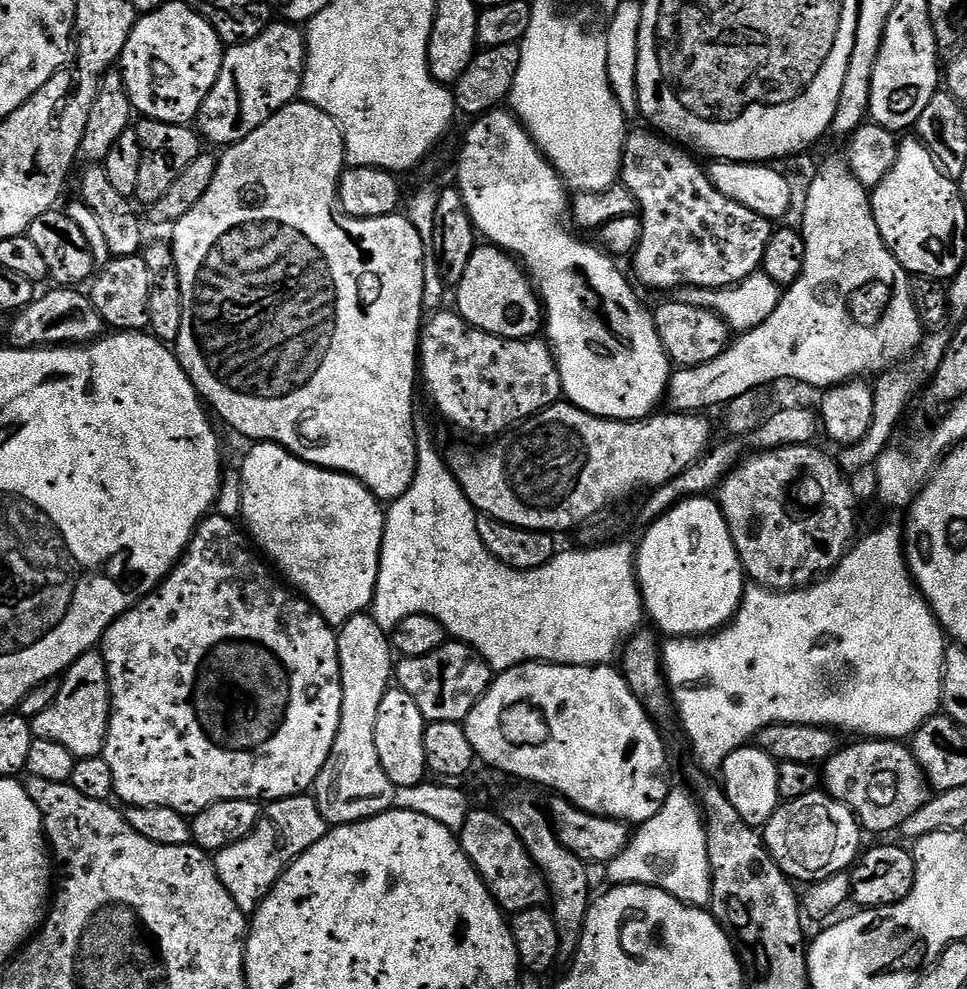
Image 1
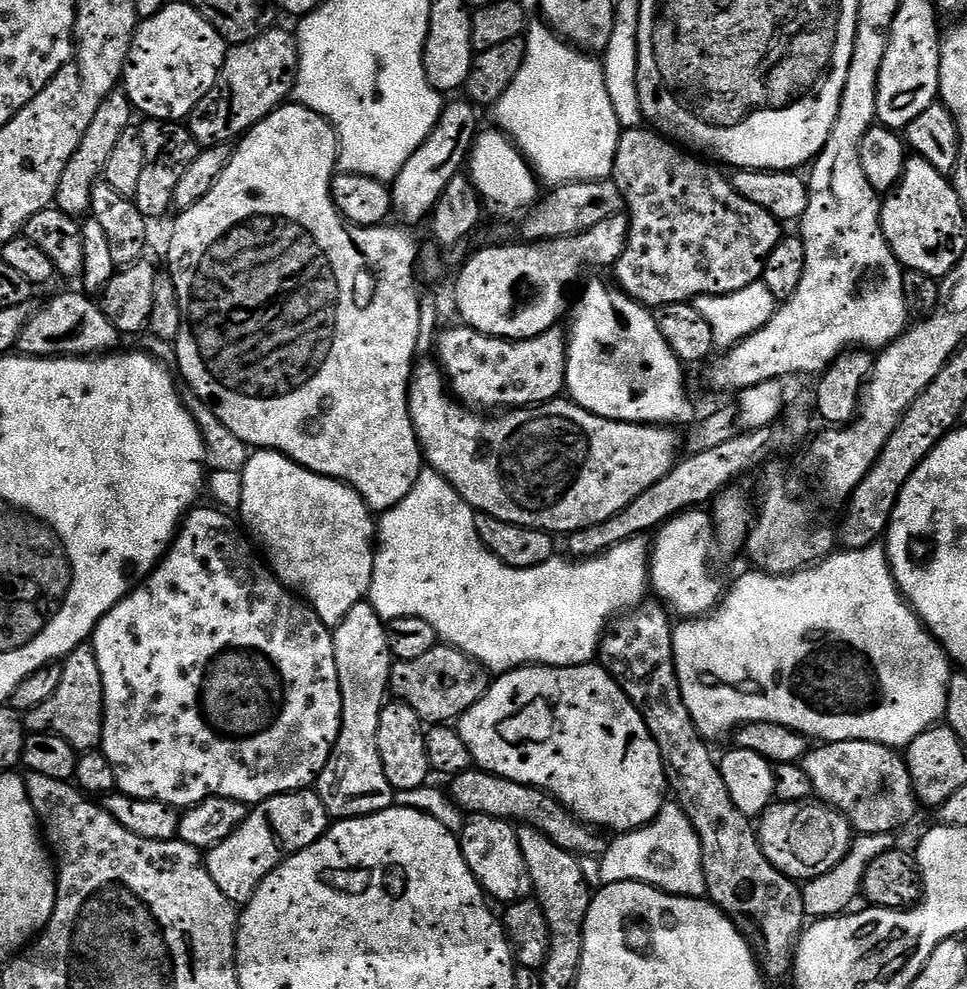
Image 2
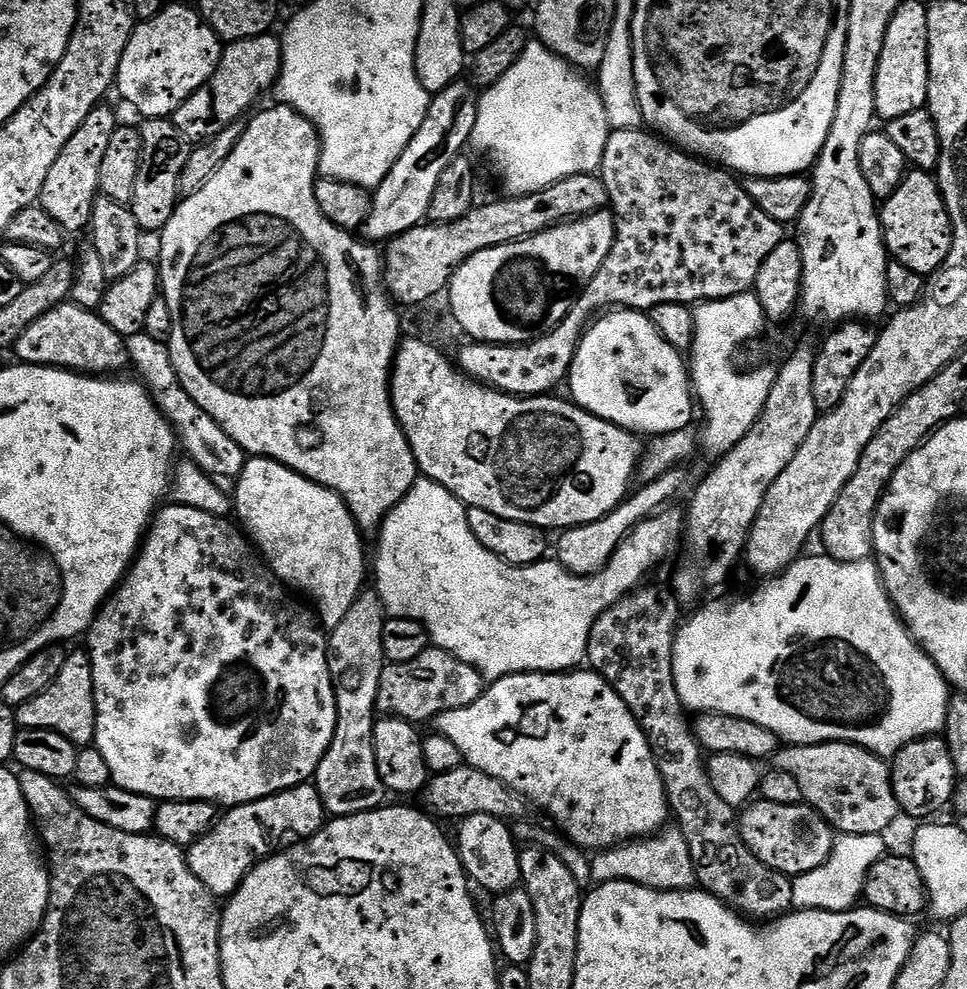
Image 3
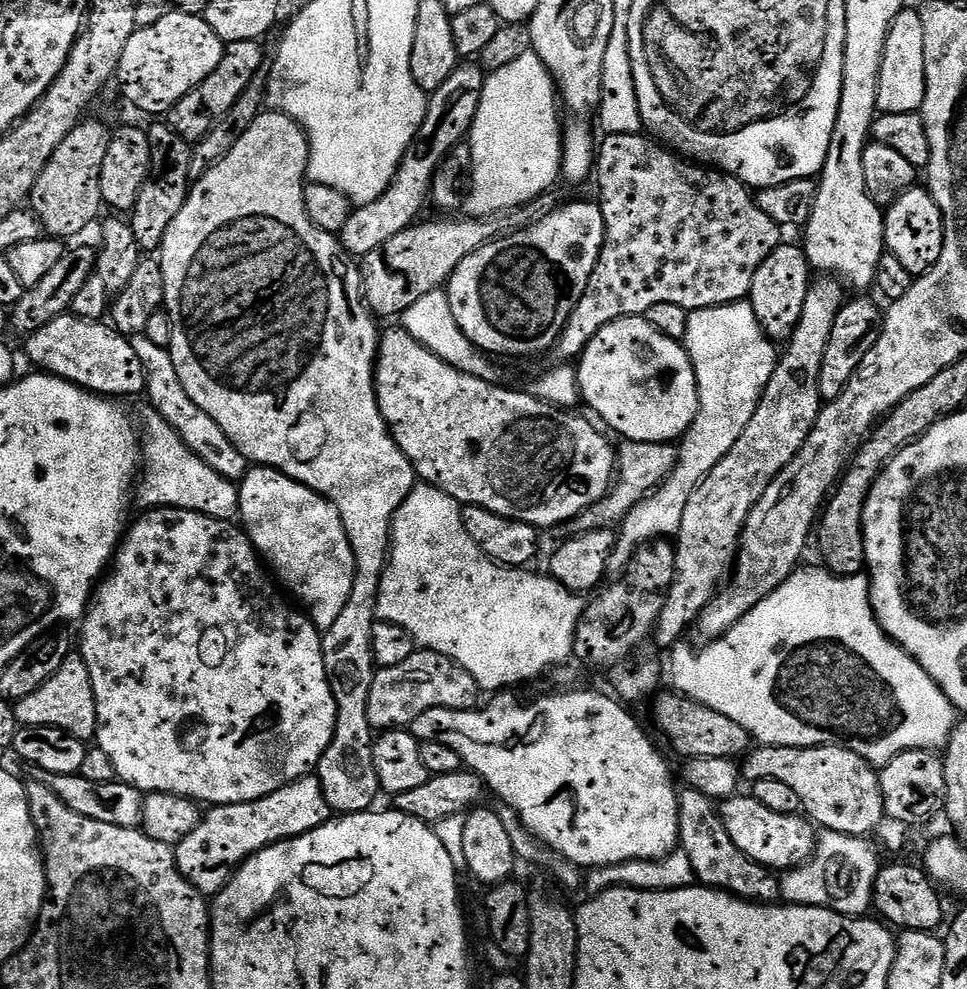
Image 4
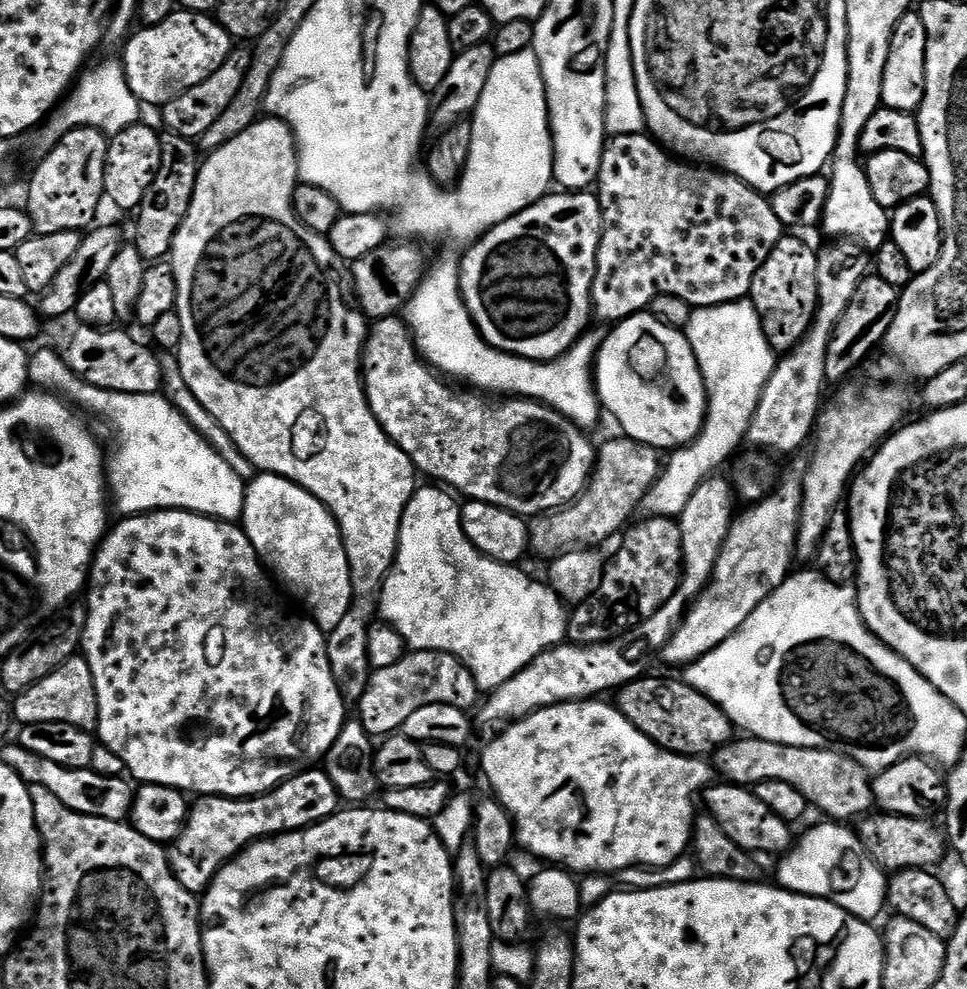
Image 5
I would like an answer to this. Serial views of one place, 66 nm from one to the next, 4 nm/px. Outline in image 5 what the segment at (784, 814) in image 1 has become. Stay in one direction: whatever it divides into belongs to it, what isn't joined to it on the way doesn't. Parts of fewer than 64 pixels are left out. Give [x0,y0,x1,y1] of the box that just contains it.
[703,782,794,854]

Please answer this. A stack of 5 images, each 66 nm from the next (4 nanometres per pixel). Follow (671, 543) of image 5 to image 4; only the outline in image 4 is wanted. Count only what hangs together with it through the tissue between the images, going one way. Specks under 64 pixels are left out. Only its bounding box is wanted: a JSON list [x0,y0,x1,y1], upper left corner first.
[575,538,675,706]

